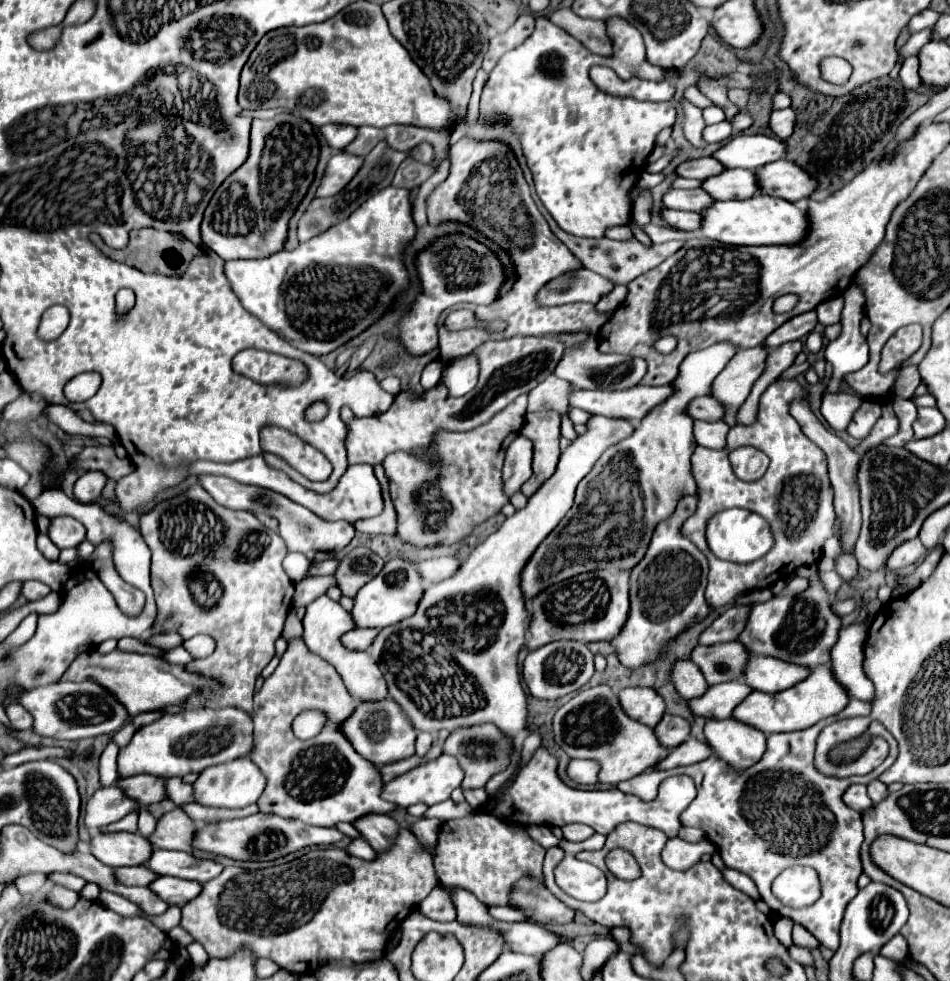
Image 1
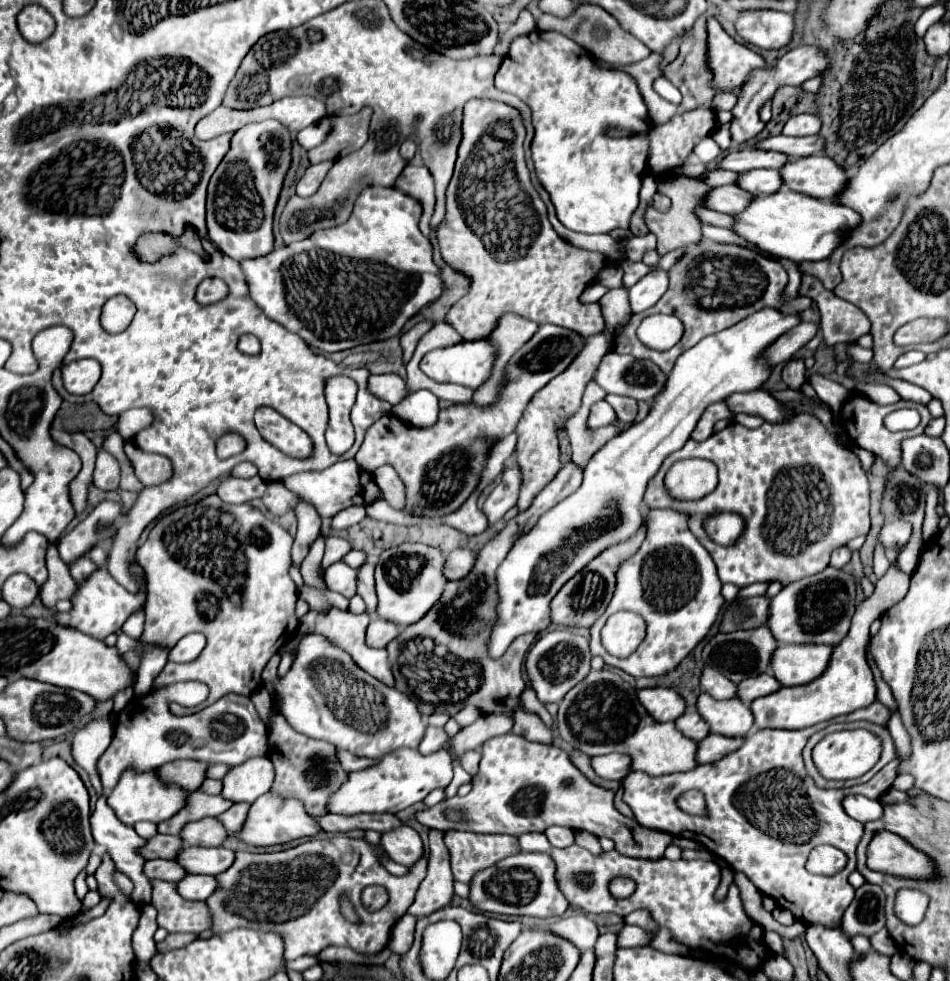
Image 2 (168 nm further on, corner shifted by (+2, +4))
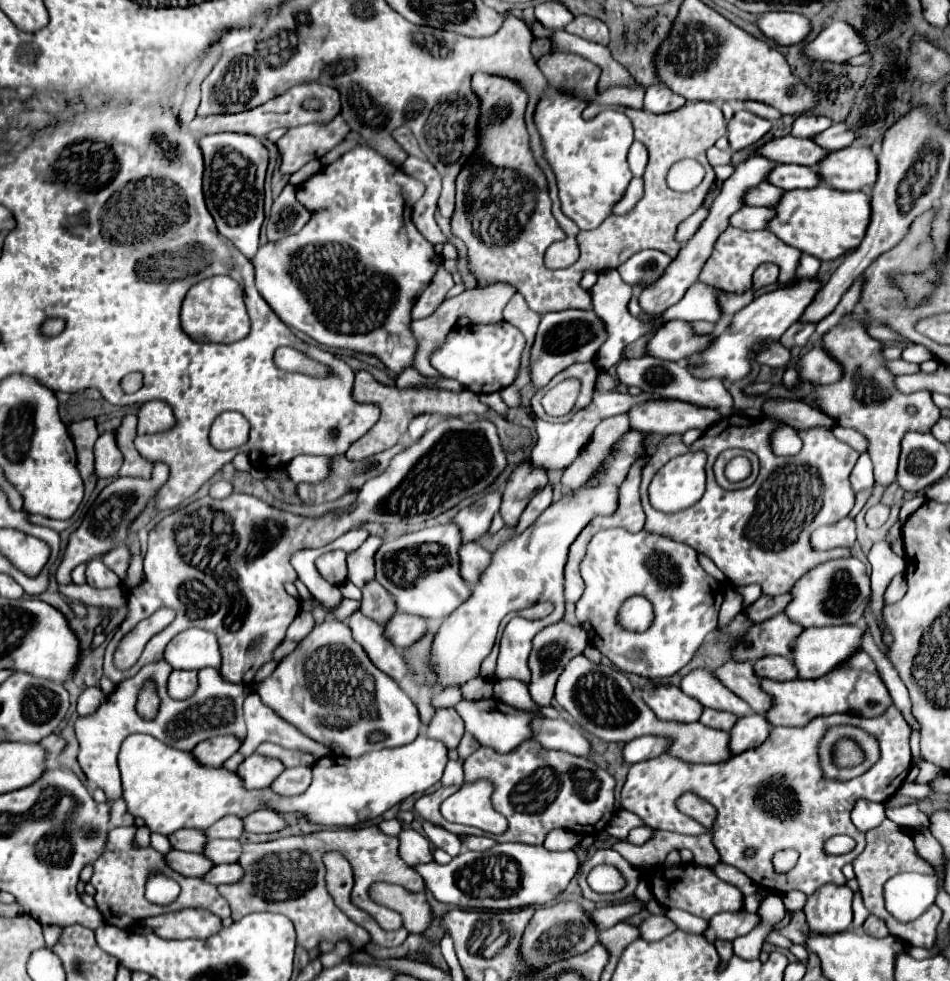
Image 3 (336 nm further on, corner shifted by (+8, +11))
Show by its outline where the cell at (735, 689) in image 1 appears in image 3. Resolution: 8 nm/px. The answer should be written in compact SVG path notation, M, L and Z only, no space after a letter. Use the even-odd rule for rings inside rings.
M763 657L753 665L753 671L759 679L773 679L773 681L797 679L795 667L791 667L789 657Z

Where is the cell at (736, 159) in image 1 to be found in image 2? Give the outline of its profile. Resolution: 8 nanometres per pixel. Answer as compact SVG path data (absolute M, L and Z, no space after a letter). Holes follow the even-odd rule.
M771 136L767 140L761 140L755 144L755 148L761 150L777 150L791 158L803 158L813 156L825 150L825 138L821 136L805 136L805 138L791 138L791 136Z

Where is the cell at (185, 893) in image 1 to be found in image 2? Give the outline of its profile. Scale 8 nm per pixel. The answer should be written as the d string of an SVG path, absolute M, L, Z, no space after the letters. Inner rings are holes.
M189 874L189 876L185 876L185 880L181 880L177 884L177 890L187 900L207 900L217 890L217 886L219 886L219 882L215 876Z

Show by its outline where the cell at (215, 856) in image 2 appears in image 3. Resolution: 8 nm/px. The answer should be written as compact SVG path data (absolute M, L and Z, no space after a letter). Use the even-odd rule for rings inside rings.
M209 839L205 849L203 849L203 855L213 861L215 865L219 863L235 863L239 859L239 853L241 853L241 843L231 839Z

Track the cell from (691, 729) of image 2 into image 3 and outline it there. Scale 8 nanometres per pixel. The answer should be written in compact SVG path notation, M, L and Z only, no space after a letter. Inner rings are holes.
M703 709L699 723L703 723L705 727L711 729L721 729L727 731L731 729L731 725L737 721L737 717L731 717L731 713L723 713L723 711L715 711L715 709Z

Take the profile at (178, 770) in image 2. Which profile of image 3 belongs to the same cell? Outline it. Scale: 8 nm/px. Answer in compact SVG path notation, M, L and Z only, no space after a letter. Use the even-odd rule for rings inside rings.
M213 737L211 741L201 741L191 755L199 761L199 765L205 767L221 767L225 759L229 759L237 749L239 749L239 741L235 741L235 737Z

